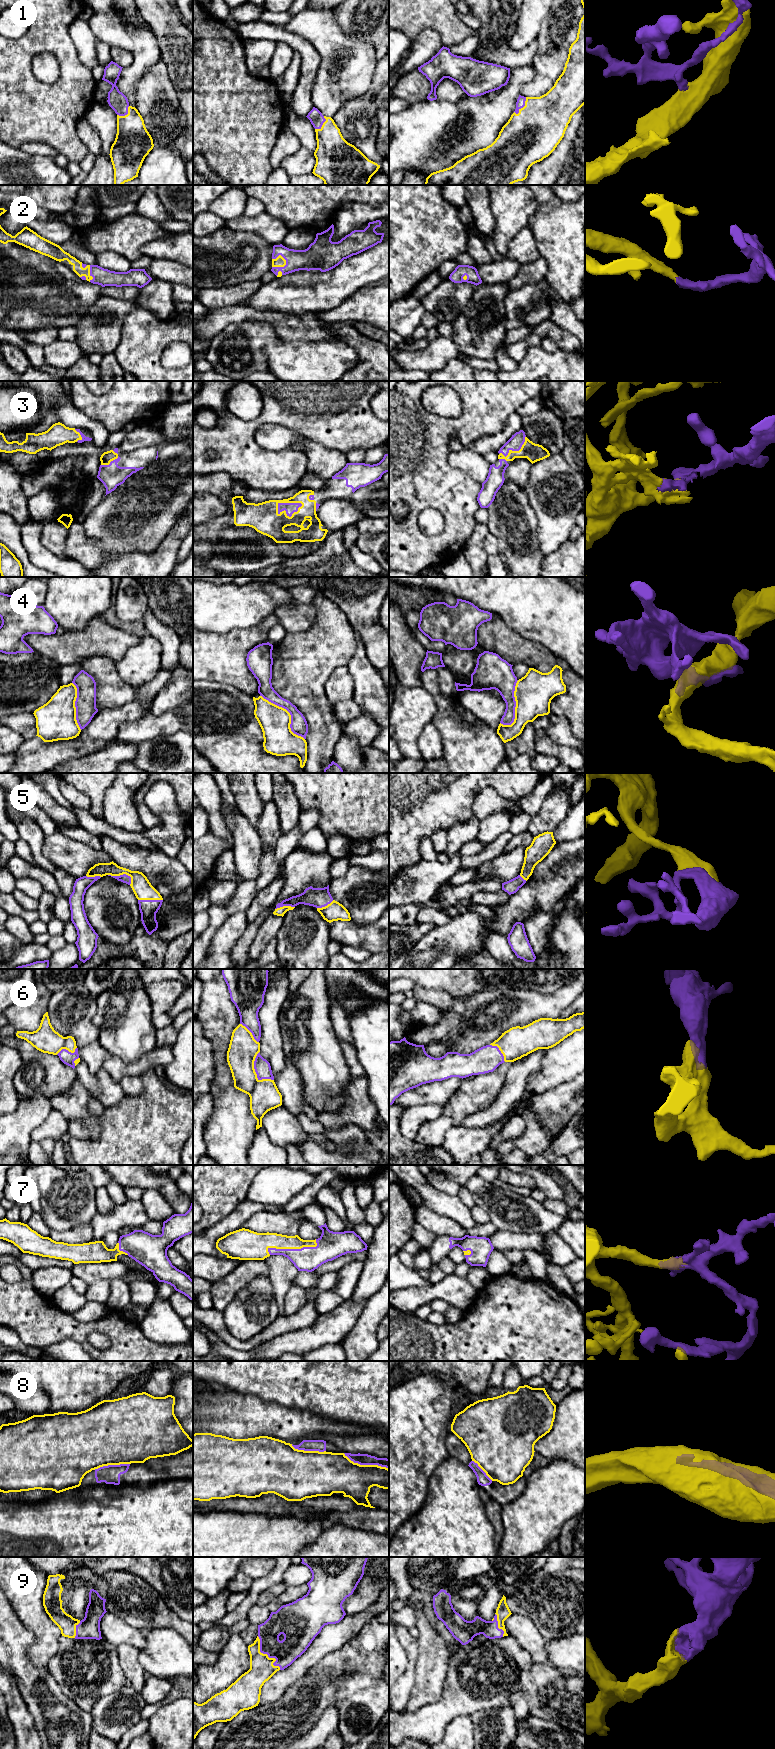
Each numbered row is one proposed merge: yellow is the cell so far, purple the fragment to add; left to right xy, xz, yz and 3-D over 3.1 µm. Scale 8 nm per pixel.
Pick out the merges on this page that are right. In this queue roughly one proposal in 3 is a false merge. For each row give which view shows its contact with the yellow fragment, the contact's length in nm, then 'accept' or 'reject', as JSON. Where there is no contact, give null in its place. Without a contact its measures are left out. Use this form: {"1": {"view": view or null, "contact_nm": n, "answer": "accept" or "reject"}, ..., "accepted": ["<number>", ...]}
{"1": {"view": "yz", "contact_nm": 170, "answer": "accept"}, "2": {"view": "xz", "contact_nm": 130, "answer": "accept"}, "3": {"view": "xz", "contact_nm": 220, "answer": "accept"}, "4": {"view": "xz", "contact_nm": 500, "answer": "reject"}, "5": {"view": "xy", "contact_nm": 200, "answer": "accept"}, "6": {"view": "xz", "contact_nm": 260, "answer": "accept"}, "7": {"view": "xz", "contact_nm": 420, "answer": "accept"}, "8": {"view": "xz", "contact_nm": 400, "answer": "reject"}, "9": {"view": "xz", "contact_nm": 320, "answer": "accept"}, "accepted": ["1", "2", "3", "5", "6", "7", "9"]}

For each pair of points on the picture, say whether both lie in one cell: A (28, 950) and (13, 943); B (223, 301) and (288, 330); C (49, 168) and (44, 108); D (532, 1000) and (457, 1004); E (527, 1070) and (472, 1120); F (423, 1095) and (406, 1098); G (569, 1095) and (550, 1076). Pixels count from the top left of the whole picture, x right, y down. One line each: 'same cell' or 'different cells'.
A: different cells
B: different cells
C: different cells
D: different cells
E: same cell
F: same cell
G: different cells

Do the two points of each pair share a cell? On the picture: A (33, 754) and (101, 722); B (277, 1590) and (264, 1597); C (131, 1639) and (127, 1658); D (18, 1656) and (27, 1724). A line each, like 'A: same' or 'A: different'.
A: same
B: same
C: different
D: different

